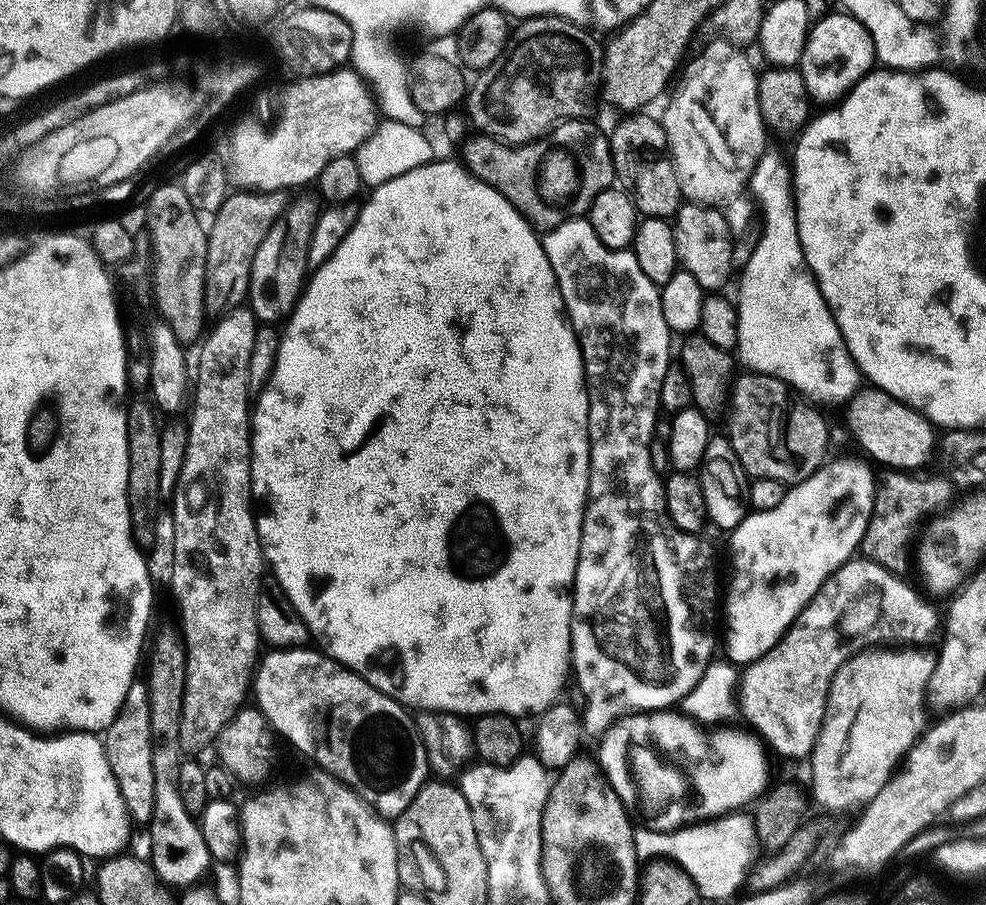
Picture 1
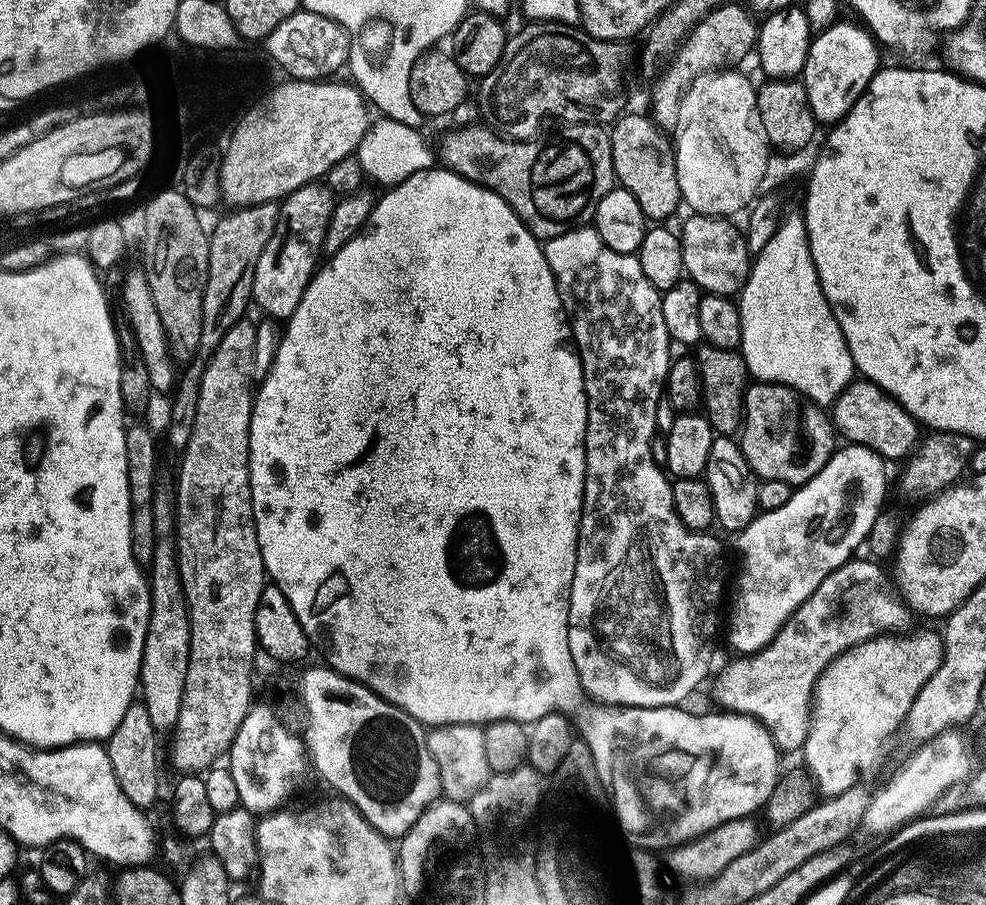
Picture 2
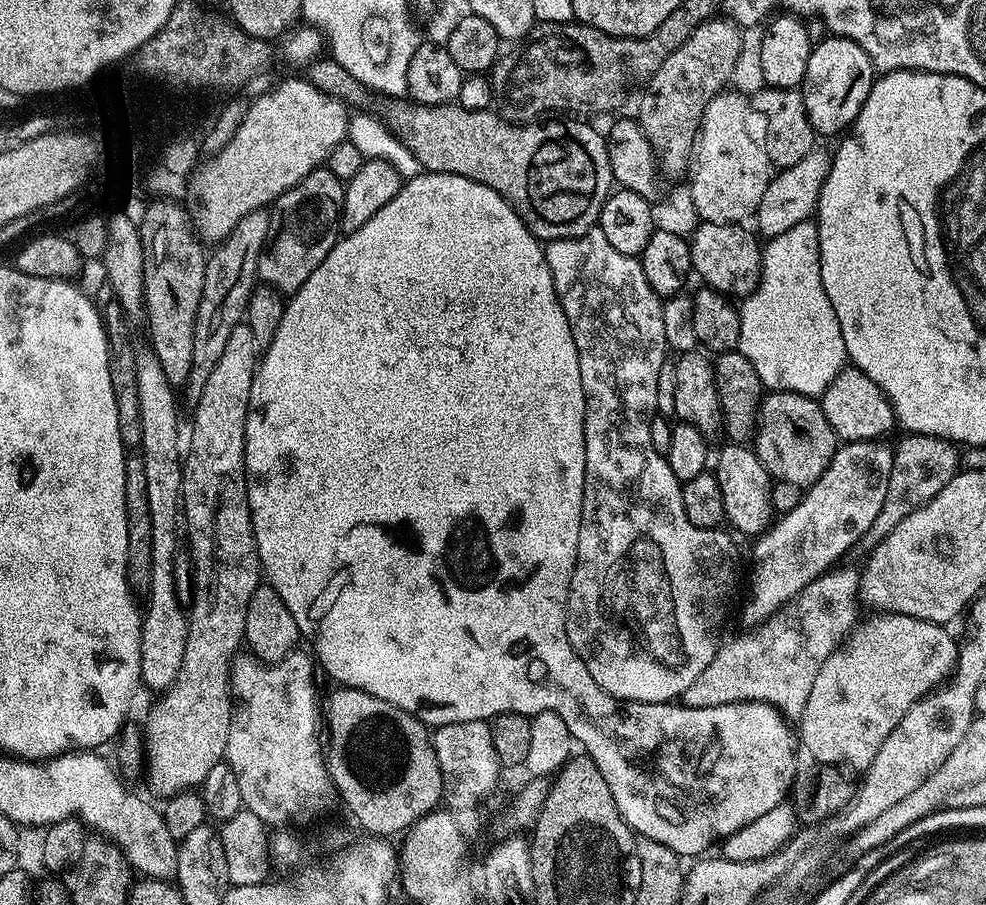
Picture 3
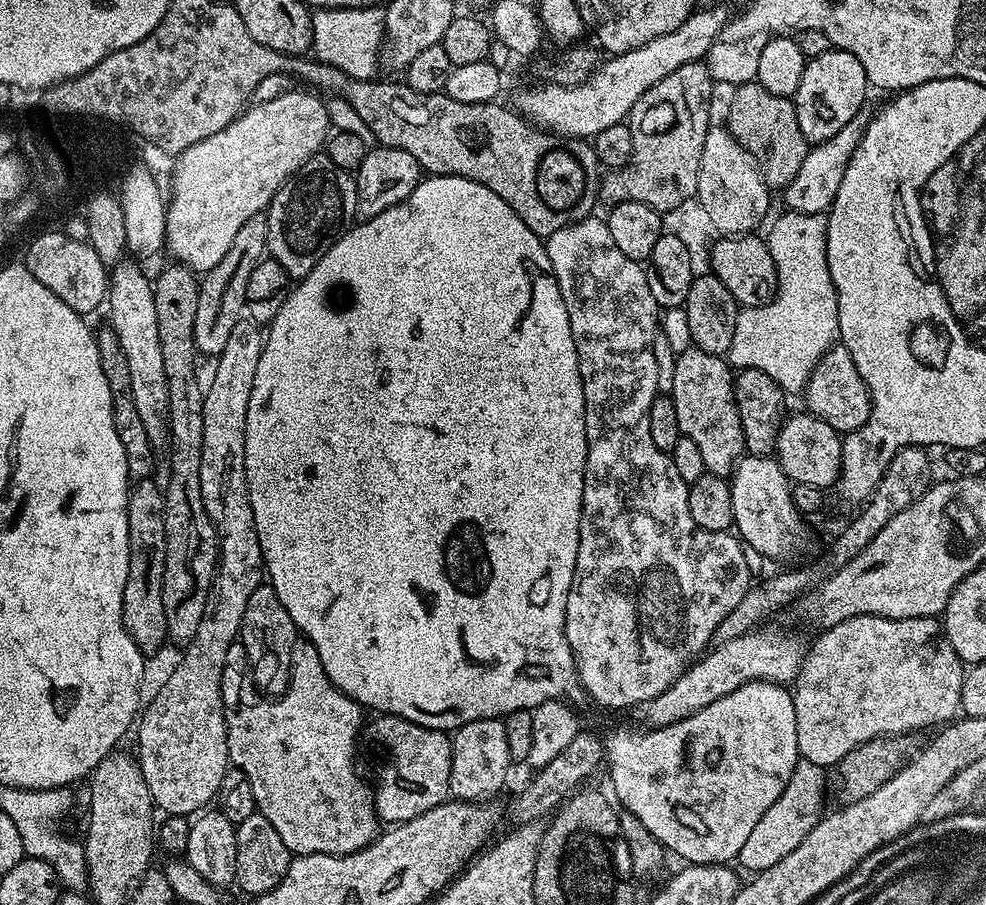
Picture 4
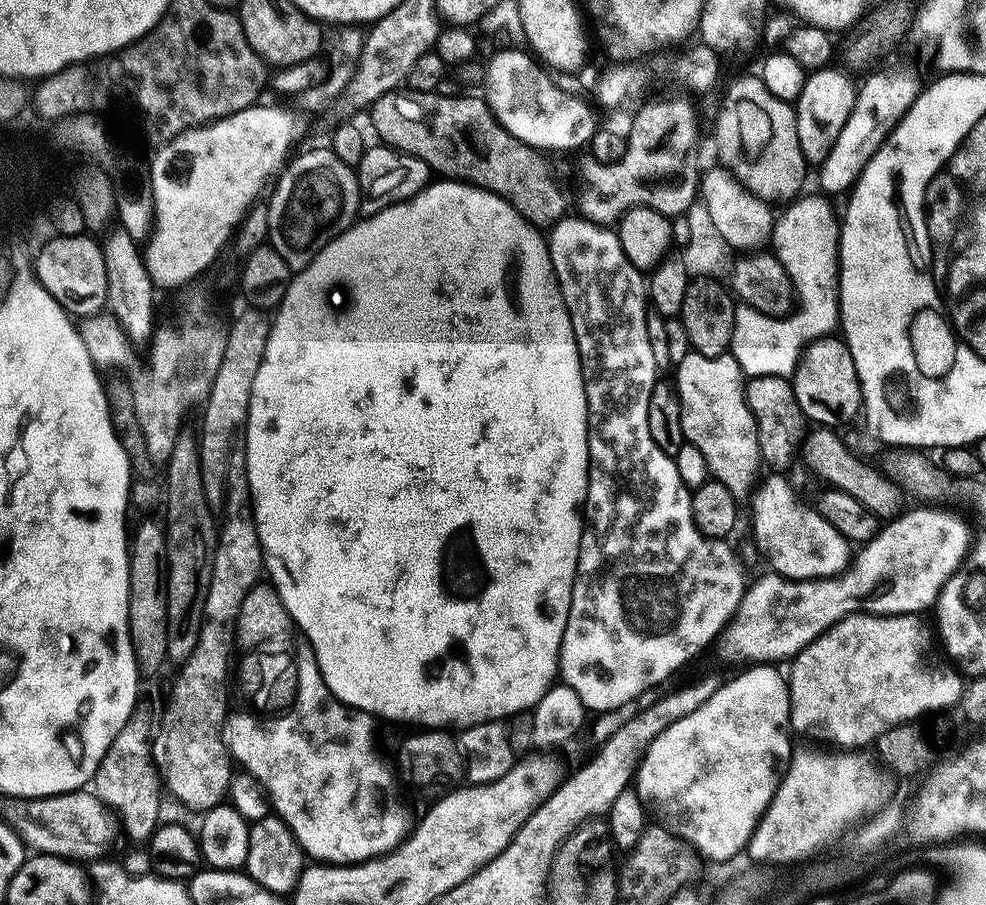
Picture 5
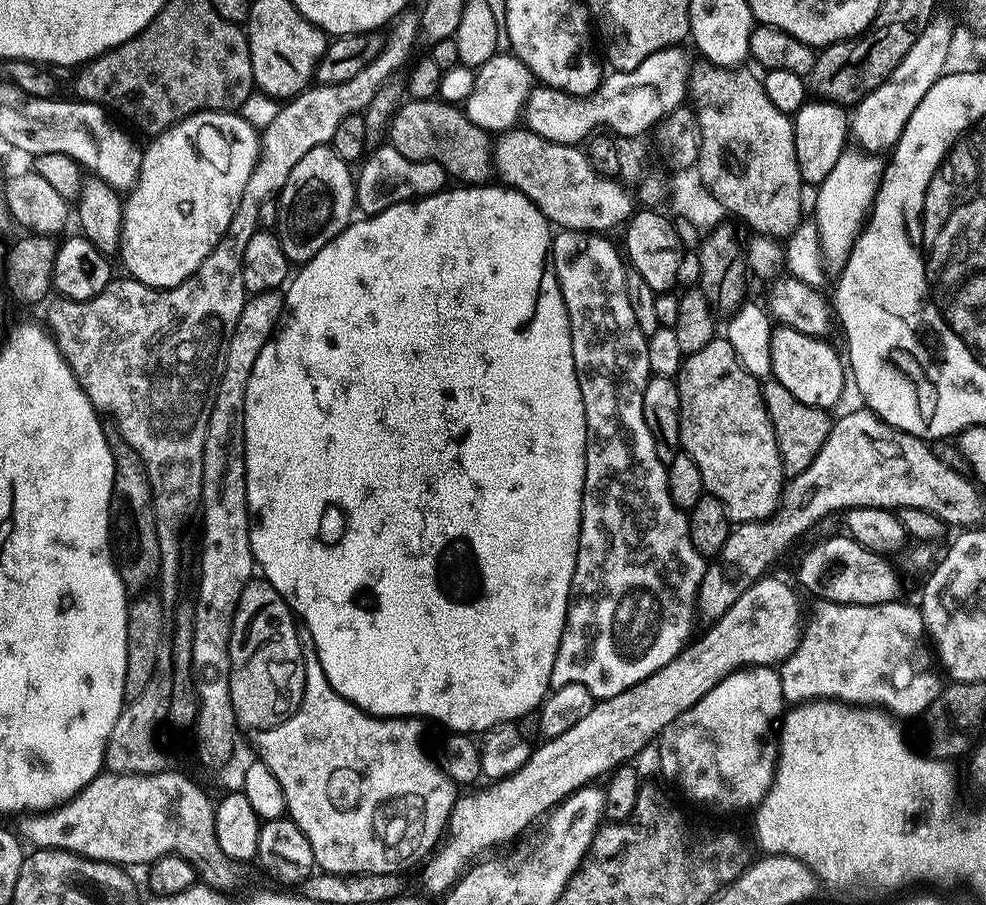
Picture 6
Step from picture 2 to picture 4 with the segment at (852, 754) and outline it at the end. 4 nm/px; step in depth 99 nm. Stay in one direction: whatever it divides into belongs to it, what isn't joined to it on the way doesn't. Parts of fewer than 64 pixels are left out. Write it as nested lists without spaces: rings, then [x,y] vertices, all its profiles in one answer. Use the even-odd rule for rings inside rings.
[[[855,616],[838,622],[832,628],[824,628],[821,633],[821,636],[805,651],[800,672],[791,689],[794,718],[798,730],[798,750],[807,763],[817,764],[819,768],[828,770],[836,766],[843,756],[850,753],[855,747],[862,746],[863,743],[870,742],[872,739],[878,739],[879,736],[912,734],[915,733],[915,728],[928,728],[931,724],[944,726],[957,719],[958,713],[961,711],[960,699],[962,698],[962,682],[966,668],[945,636],[939,619],[931,616],[898,618],[897,620],[885,616]]]

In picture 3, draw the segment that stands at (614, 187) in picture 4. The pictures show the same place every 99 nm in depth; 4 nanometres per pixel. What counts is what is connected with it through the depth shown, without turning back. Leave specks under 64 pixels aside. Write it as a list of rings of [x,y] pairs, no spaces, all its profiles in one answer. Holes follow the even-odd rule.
[[[713,18],[698,26],[674,54],[670,54],[658,66],[658,70],[647,81],[644,97],[640,100],[640,113],[638,119],[650,146],[656,150],[656,162],[661,173],[668,176],[680,176],[689,171],[694,160],[694,149],[698,143],[698,133],[700,123],[704,117],[706,106],[714,97],[720,95],[729,87],[731,72],[738,59],[741,40],[741,29],[737,28],[731,20],[727,18]]]

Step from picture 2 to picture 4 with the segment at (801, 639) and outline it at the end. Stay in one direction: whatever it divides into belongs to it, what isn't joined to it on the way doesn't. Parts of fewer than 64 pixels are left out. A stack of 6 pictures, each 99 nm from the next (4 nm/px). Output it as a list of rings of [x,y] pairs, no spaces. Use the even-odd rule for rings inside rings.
[[[757,627],[755,632],[747,632],[731,642],[722,642],[705,651],[684,669],[684,673],[678,679],[670,682],[670,686],[666,686],[662,694],[639,705],[638,712],[641,718],[649,720],[647,723],[651,727],[661,728],[698,714],[698,710],[710,706],[710,702],[726,698],[726,694],[738,690],[738,686],[749,684],[751,680],[791,685],[800,672],[806,644],[792,632],[771,632],[766,627]]]

